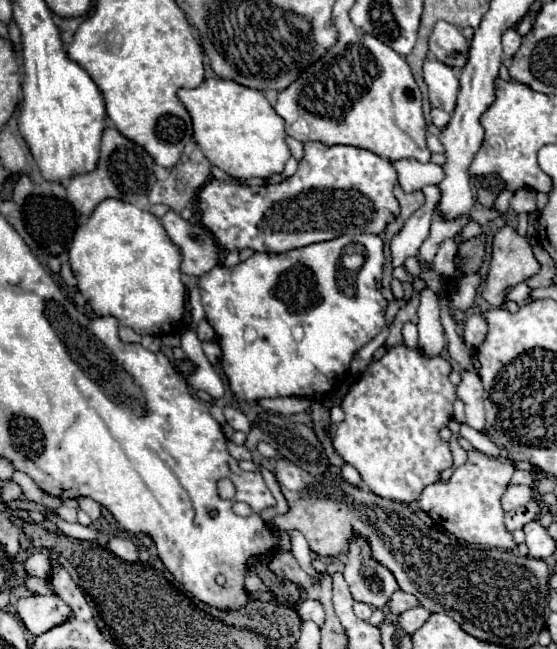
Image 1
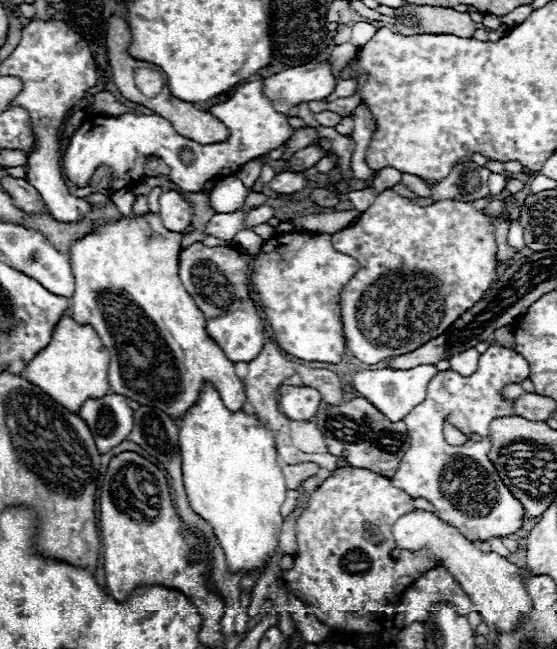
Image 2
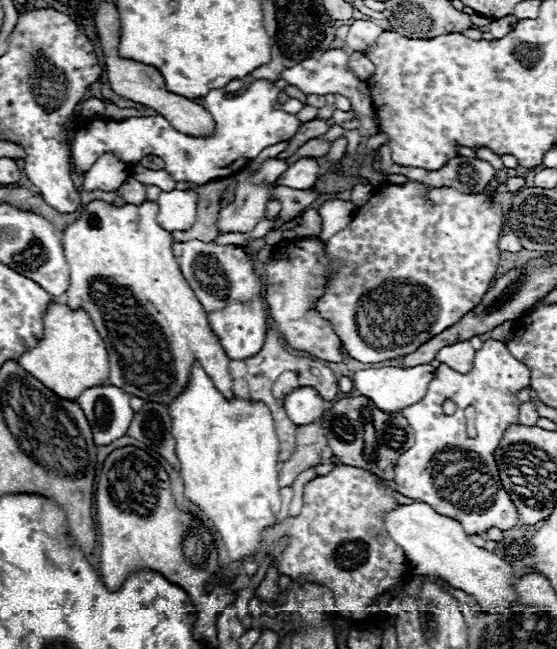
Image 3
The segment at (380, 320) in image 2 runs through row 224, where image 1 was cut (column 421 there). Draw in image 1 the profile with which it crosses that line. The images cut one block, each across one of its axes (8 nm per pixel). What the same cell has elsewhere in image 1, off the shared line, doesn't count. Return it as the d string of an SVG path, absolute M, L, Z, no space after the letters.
M406 344L392 346L380 360L372 360L366 368L368 376L362 376L342 400L344 420L336 424L334 448L352 464L364 484L380 498L396 502L414 502L420 492L440 480L440 472L452 466L450 444L440 438L440 428L448 426L454 416L456 386L450 382L452 366L442 356L424 356L418 348L408 348Z

